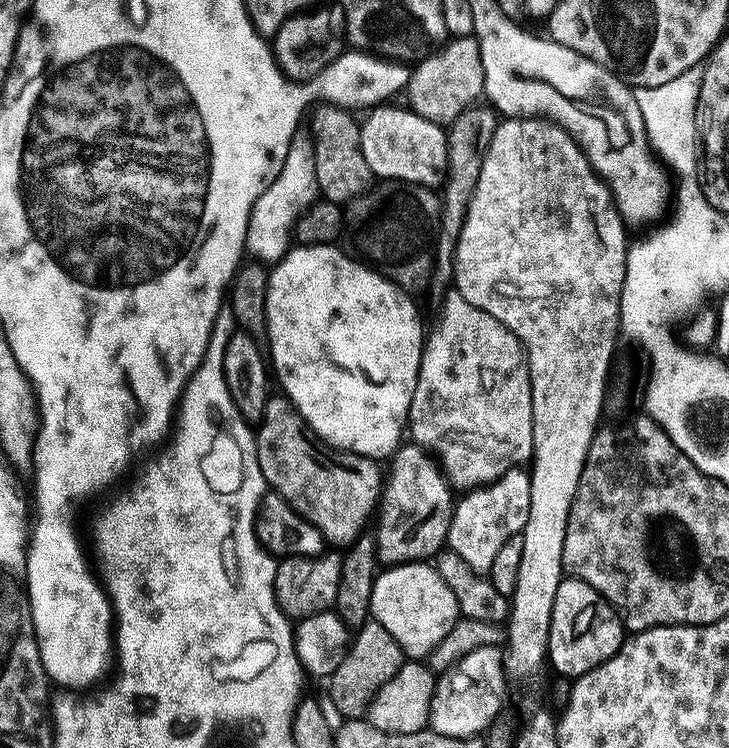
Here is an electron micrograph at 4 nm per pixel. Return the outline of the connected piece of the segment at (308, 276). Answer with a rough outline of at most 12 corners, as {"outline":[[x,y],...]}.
{"outline":[[331,244],[268,278],[270,364],[308,427],[401,447],[426,328]]}

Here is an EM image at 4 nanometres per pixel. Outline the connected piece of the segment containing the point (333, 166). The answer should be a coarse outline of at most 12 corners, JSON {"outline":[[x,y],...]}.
{"outline":[[341,107],[316,128],[316,185],[347,205],[374,177]]}

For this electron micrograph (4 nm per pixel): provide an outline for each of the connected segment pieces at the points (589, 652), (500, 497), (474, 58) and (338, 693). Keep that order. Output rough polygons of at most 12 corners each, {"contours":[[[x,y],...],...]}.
{"contours":[[[561,579],[546,653],[586,674],[625,639],[620,613],[585,580]],[[509,470],[455,501],[447,547],[475,572],[530,518],[531,475]],[[472,36],[452,38],[411,69],[407,107],[447,126],[481,99]],[[374,619],[355,629],[327,681],[344,718],[360,718],[406,662]]]}

